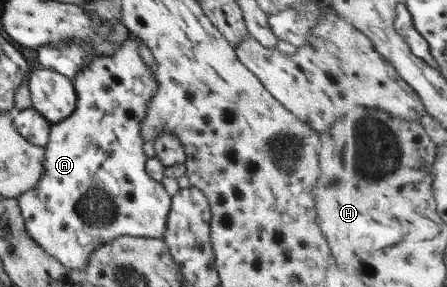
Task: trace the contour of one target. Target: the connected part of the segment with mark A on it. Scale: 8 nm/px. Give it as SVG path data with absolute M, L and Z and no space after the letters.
M128 36L122 44L115 50L113 55L96 56L86 64L81 65L72 77L72 84L75 90L75 109L64 120L50 125L48 142L44 145L44 172L40 180L27 192L16 197L20 207L21 217L24 219L24 228L27 235L53 259L70 270L80 270L87 261L90 253L103 242L109 241L117 236L161 238L166 226L167 214L170 208L170 197L161 186L161 182L153 181L145 171L144 165L147 159L141 148L143 141L140 136L141 123L146 112L148 99L153 96L157 84L153 77L151 67L145 65L138 54L137 37Z

